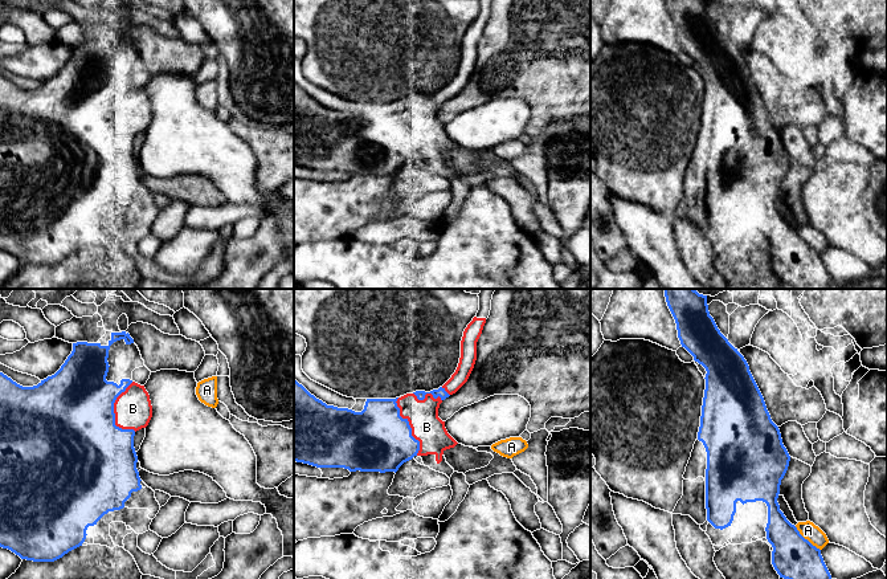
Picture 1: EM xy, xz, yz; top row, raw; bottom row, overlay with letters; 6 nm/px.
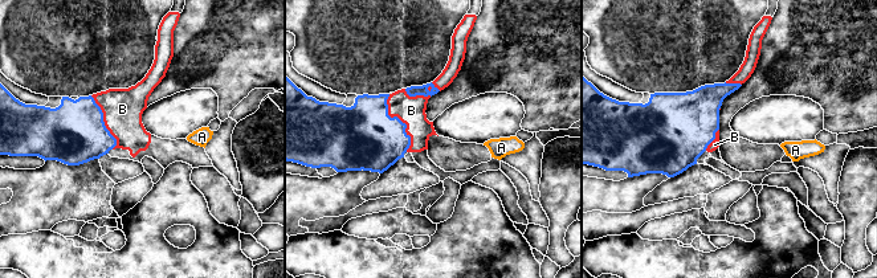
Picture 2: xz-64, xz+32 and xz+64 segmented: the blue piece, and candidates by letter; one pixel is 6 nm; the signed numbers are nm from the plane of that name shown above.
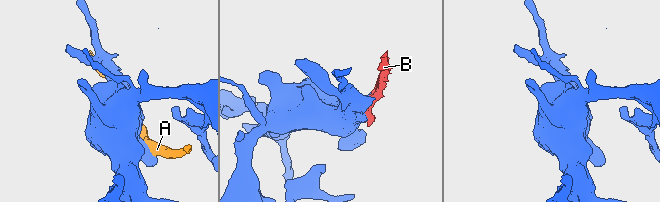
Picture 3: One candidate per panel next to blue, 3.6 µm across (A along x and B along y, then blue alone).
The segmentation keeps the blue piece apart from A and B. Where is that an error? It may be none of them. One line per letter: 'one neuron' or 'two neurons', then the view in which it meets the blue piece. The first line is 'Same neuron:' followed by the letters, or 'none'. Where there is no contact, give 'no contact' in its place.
Same neuron: B
A: two neurons | yz
B: one neuron | xy

